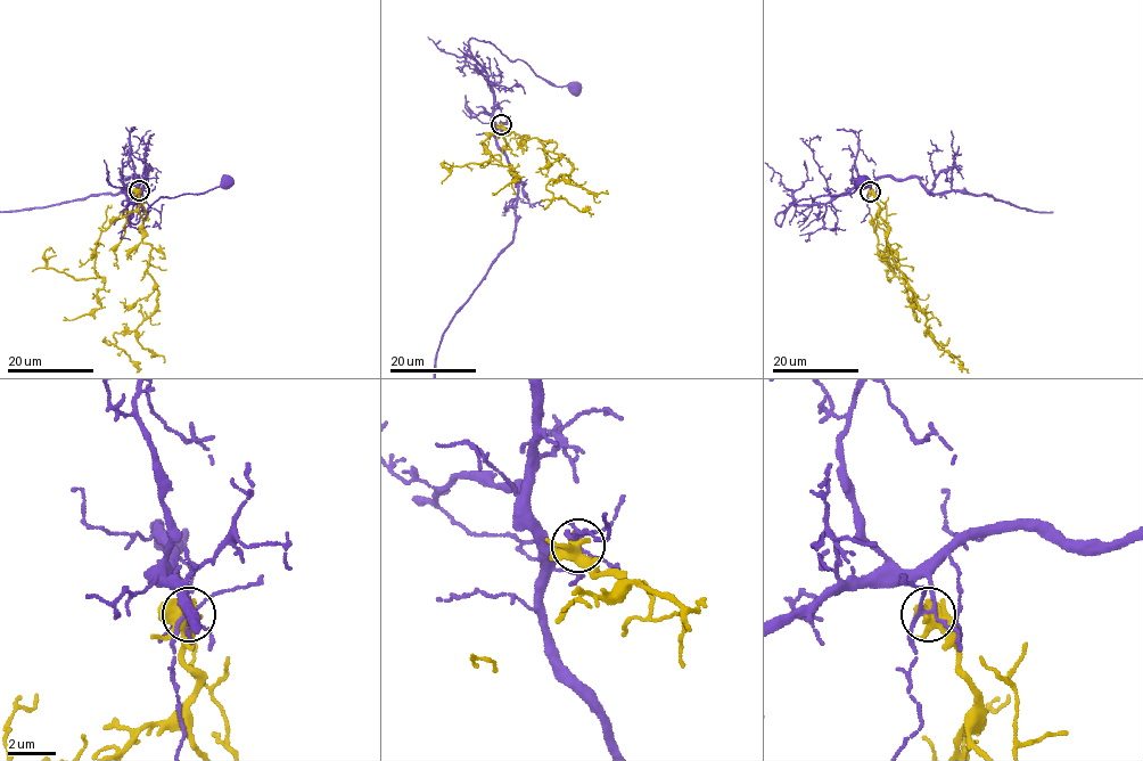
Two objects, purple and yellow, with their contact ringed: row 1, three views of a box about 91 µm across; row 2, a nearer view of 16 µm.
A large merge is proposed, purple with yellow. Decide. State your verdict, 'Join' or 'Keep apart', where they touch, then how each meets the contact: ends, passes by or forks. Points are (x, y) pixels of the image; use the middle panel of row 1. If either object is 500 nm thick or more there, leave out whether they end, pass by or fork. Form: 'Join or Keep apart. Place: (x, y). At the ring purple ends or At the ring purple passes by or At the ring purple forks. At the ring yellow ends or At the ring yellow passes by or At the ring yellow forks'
Keep apart. Place: (501, 124). At the ring purple forks. At the ring yellow forks

